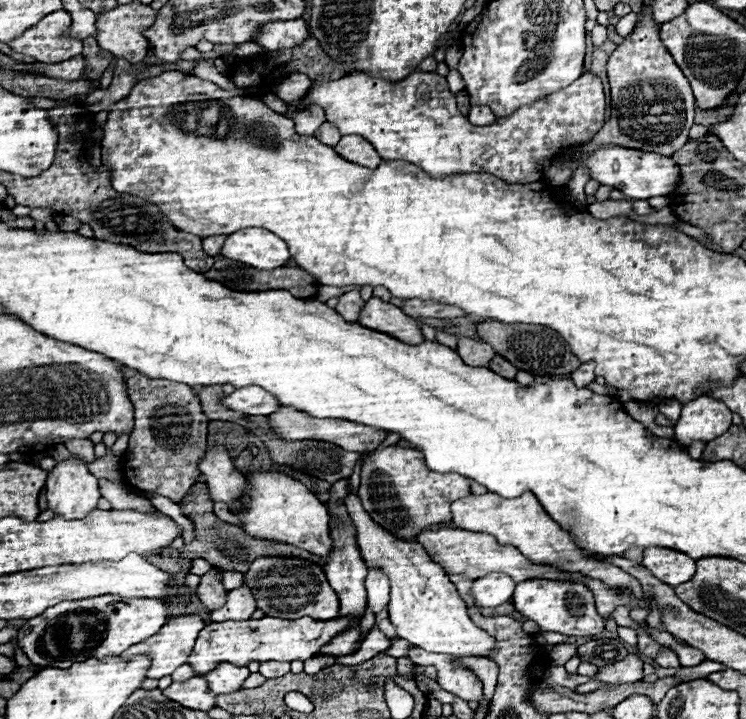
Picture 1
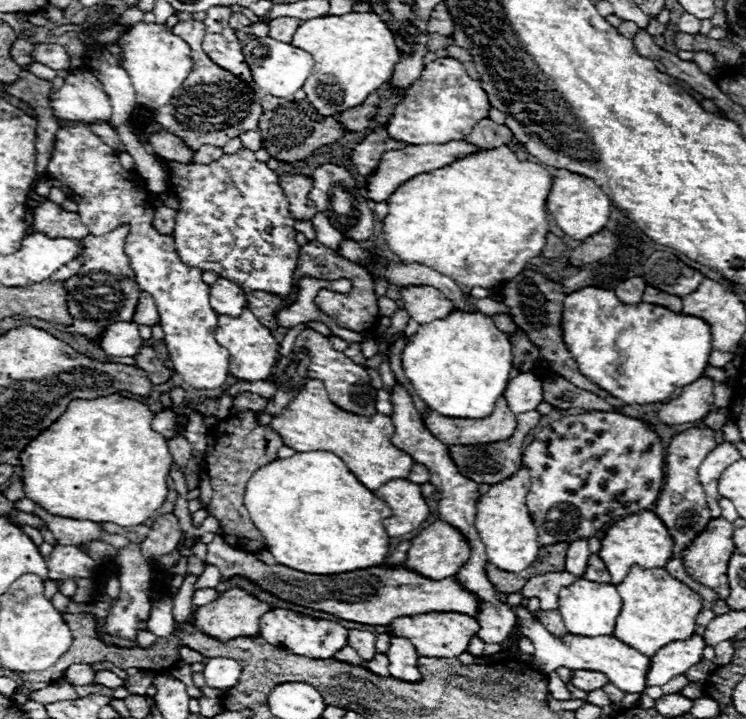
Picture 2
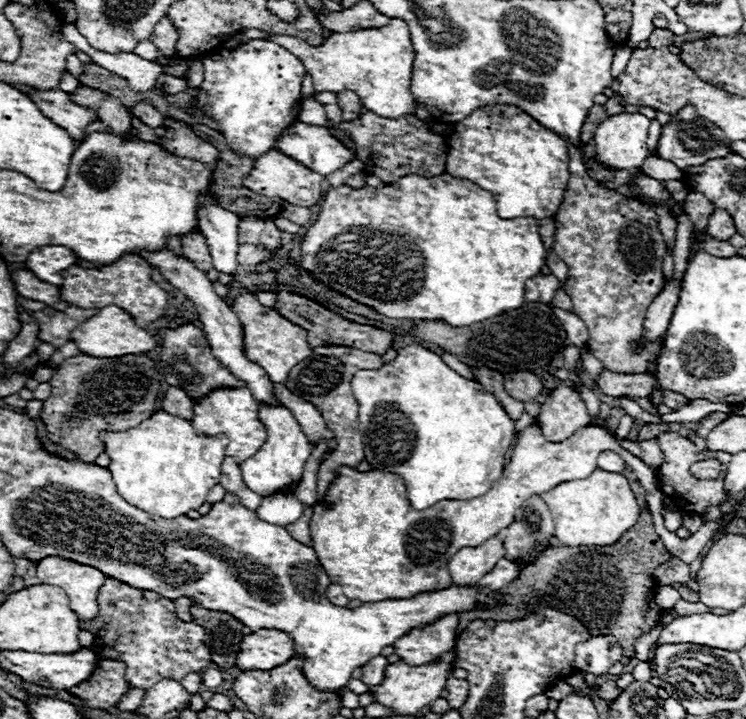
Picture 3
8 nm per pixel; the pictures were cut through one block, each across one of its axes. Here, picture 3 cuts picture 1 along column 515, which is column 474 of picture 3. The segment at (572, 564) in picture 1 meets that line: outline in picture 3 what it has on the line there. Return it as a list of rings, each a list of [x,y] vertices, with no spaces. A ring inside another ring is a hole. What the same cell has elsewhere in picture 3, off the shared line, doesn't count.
[[[538,422],[518,434],[510,464],[504,468],[498,482],[494,482],[494,486],[482,498],[474,500],[446,500],[426,510],[416,510],[408,502],[406,486],[398,474],[382,470],[358,472],[354,468],[340,466],[336,478],[326,490],[322,504],[314,506],[310,520],[312,548],[316,550],[316,556],[332,584],[342,586],[350,600],[380,602],[412,598],[420,592],[450,588],[452,578],[448,572],[448,562],[460,548],[478,546],[490,536],[496,536],[498,530],[510,526],[510,522],[514,522],[514,512],[522,506],[522,502],[526,502],[526,498],[548,492],[562,482],[590,476],[590,472],[596,470],[598,454],[604,450],[618,453],[636,472],[640,478],[638,482],[646,490],[646,502],[650,504],[658,536],[670,554],[678,556],[690,566],[700,556],[720,520],[702,524],[700,530],[688,540],[678,538],[674,532],[664,528],[664,518],[660,512],[664,494],[658,478],[636,456],[610,438],[602,426],[586,426],[557,444],[544,438]]]

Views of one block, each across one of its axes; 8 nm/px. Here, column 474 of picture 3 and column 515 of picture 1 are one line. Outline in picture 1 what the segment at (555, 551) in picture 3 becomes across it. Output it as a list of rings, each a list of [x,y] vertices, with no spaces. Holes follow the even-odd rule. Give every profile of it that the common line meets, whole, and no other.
[[[506,602],[504,606],[498,606],[496,610],[484,610],[482,614],[484,614],[484,616],[510,616],[510,618],[516,618],[516,620],[522,618],[522,616],[514,610],[512,602]]]

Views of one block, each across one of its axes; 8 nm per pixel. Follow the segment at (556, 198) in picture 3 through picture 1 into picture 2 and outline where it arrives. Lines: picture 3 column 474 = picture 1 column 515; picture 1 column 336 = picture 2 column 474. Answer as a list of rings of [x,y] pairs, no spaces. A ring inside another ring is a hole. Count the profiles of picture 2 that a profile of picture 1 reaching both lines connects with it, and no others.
[[[438,58],[442,64],[430,62],[422,76],[406,90],[404,98],[396,106],[394,114],[388,120],[388,134],[406,144],[446,144],[450,140],[466,138],[474,126],[488,118],[490,104],[486,92],[480,88],[478,80],[472,80],[464,66],[448,64],[456,62],[454,58]]]

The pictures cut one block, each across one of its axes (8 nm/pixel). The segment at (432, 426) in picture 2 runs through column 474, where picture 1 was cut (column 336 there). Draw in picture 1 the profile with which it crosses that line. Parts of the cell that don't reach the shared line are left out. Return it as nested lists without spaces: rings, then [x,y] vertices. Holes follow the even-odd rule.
[[[286,408],[280,410],[280,414],[270,414],[270,426],[272,430],[284,438],[284,440],[326,440],[332,444],[338,444],[340,448],[348,450],[348,452],[372,452],[376,450],[388,436],[386,430],[376,430],[372,426],[360,426],[356,422],[340,422],[334,418],[314,418],[310,414],[304,414],[302,410],[296,408]]]

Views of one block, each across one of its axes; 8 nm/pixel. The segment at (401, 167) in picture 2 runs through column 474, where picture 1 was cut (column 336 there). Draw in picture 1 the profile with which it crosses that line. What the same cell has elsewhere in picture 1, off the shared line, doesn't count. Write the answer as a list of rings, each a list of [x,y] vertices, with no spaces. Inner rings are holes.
[[[342,136],[342,140],[334,146],[334,150],[346,158],[348,162],[354,162],[354,164],[360,164],[360,166],[368,166],[368,168],[378,168],[382,158],[380,154],[374,150],[374,146],[362,138],[362,136]]]

